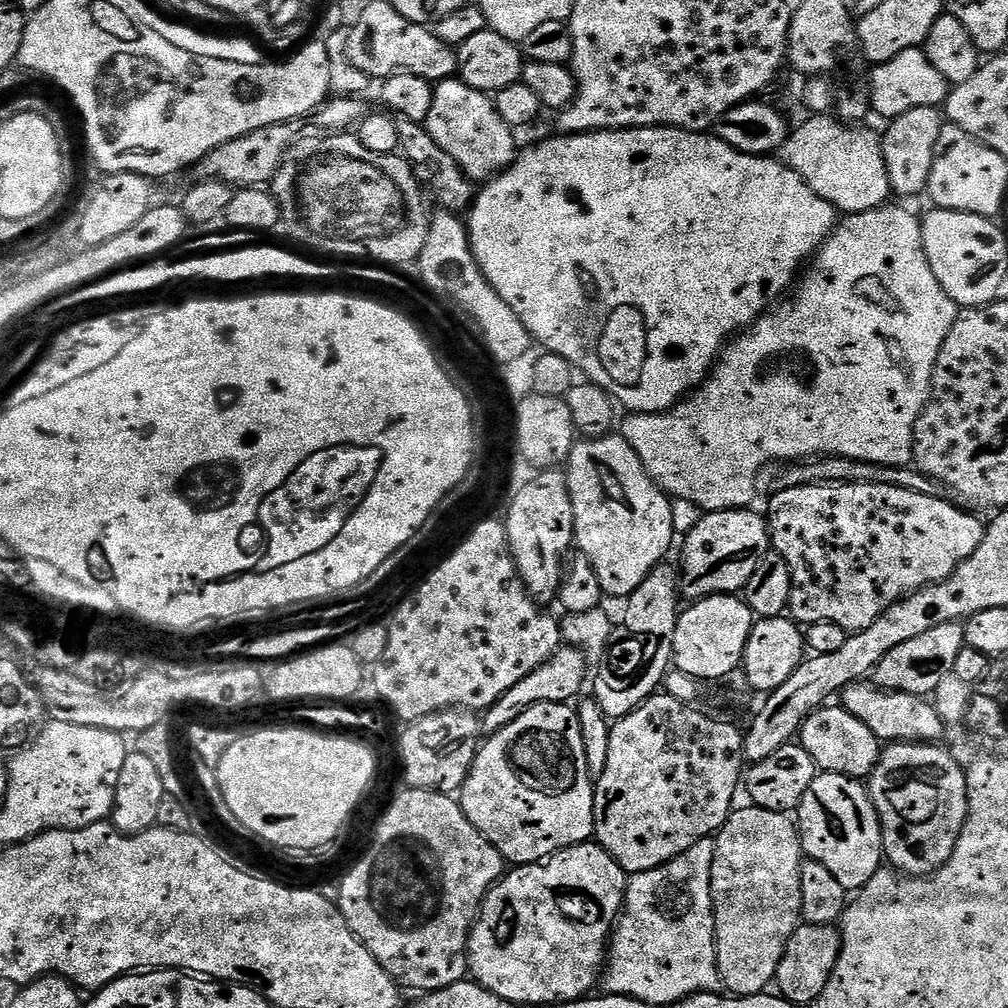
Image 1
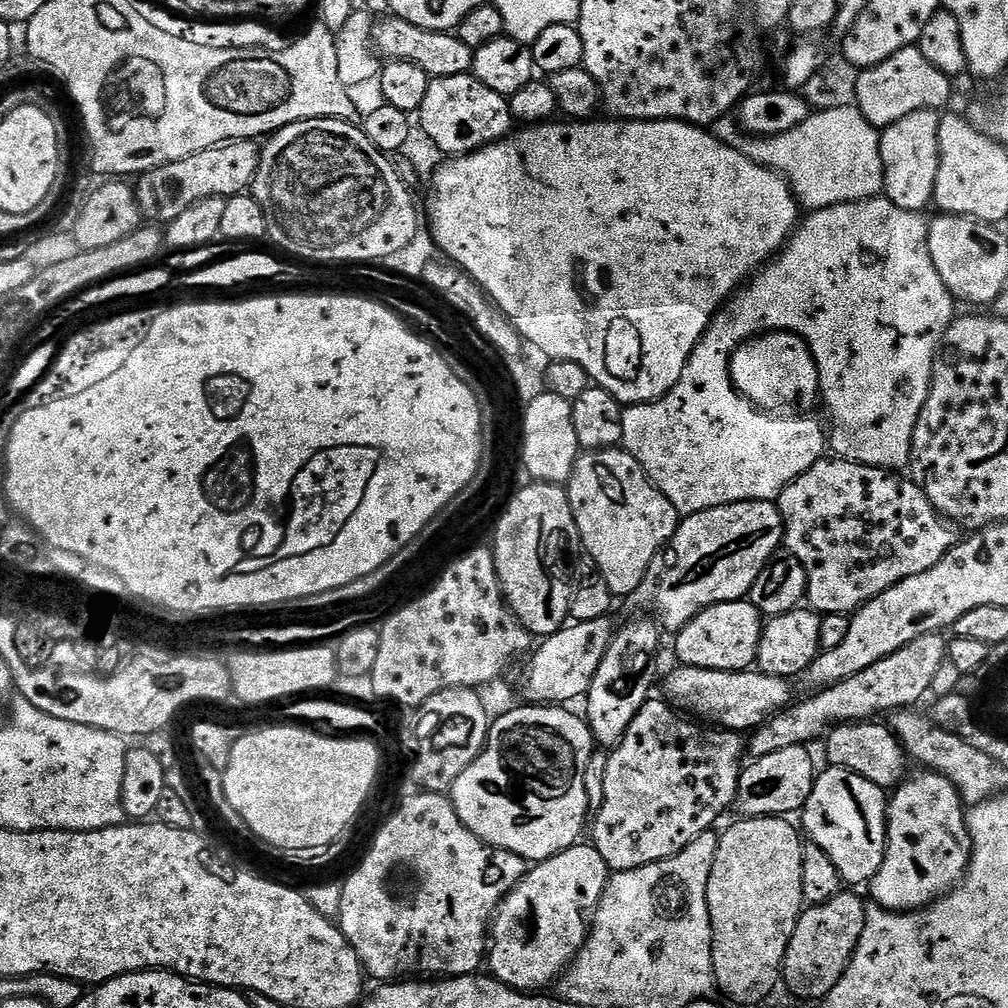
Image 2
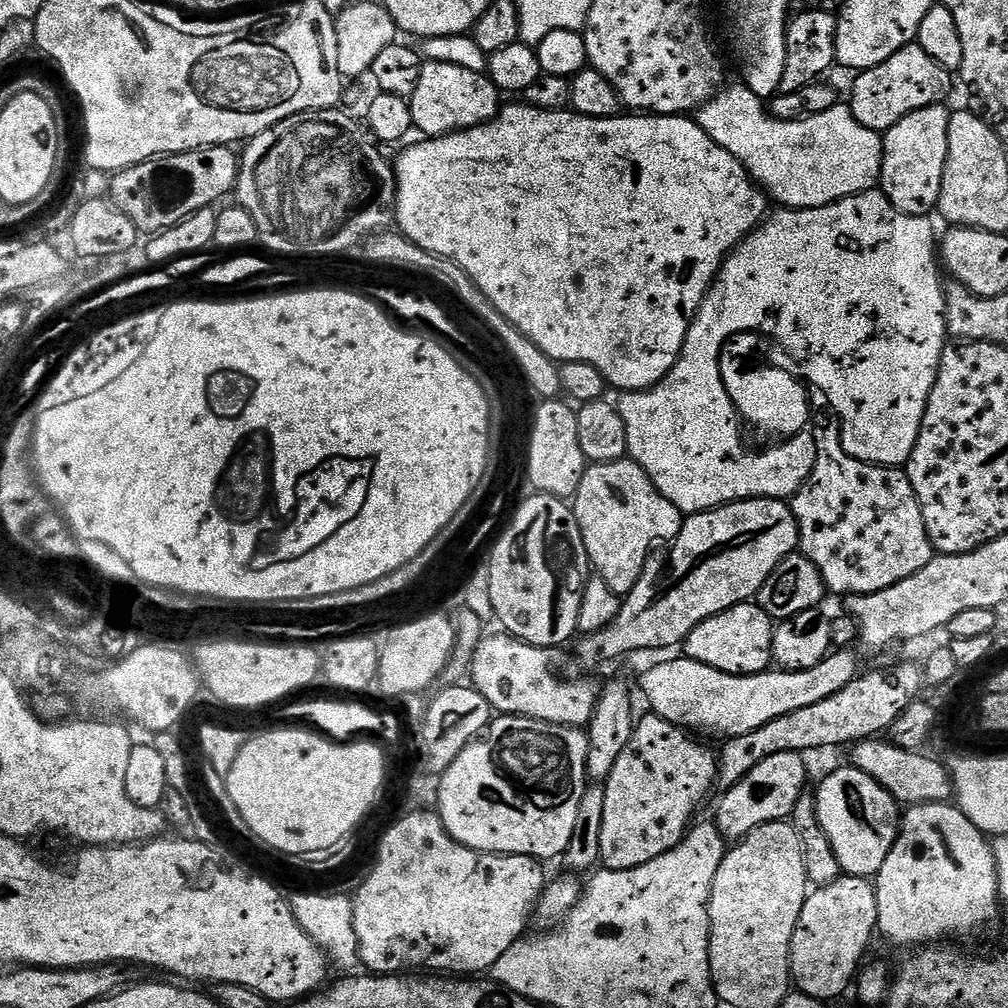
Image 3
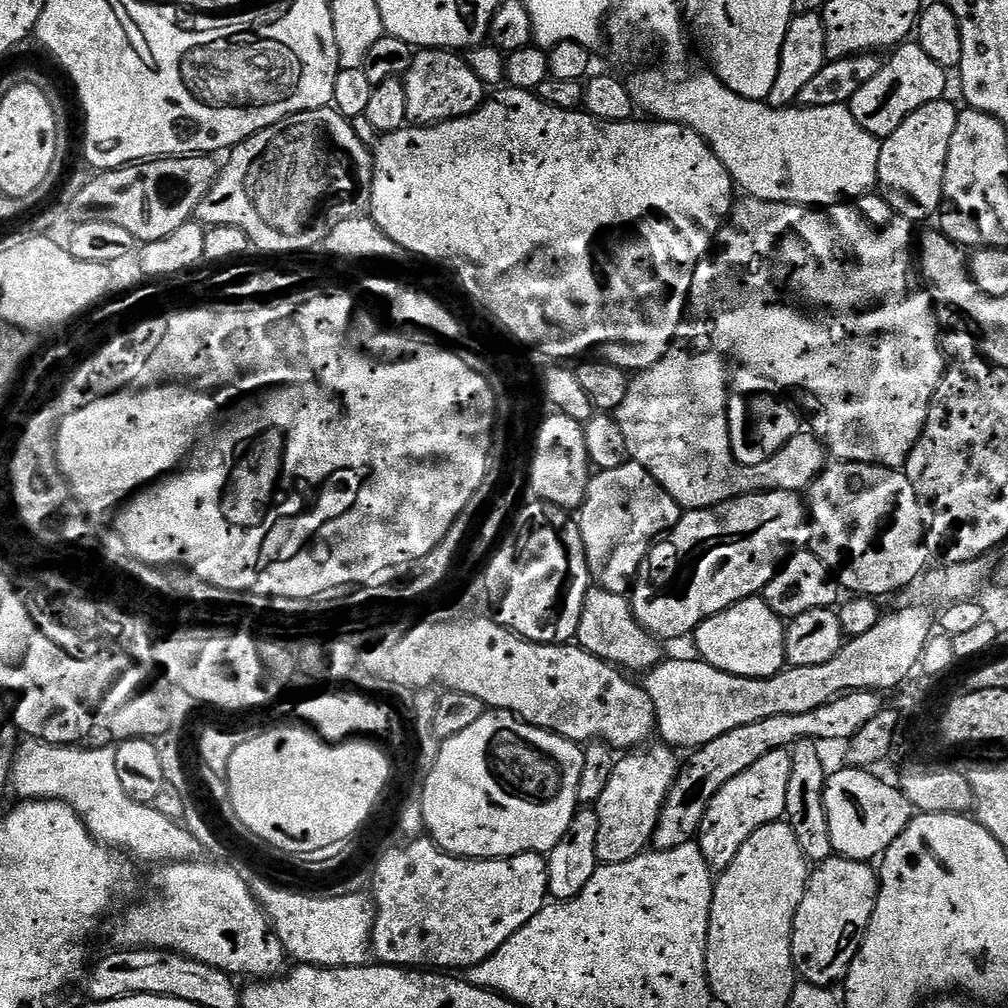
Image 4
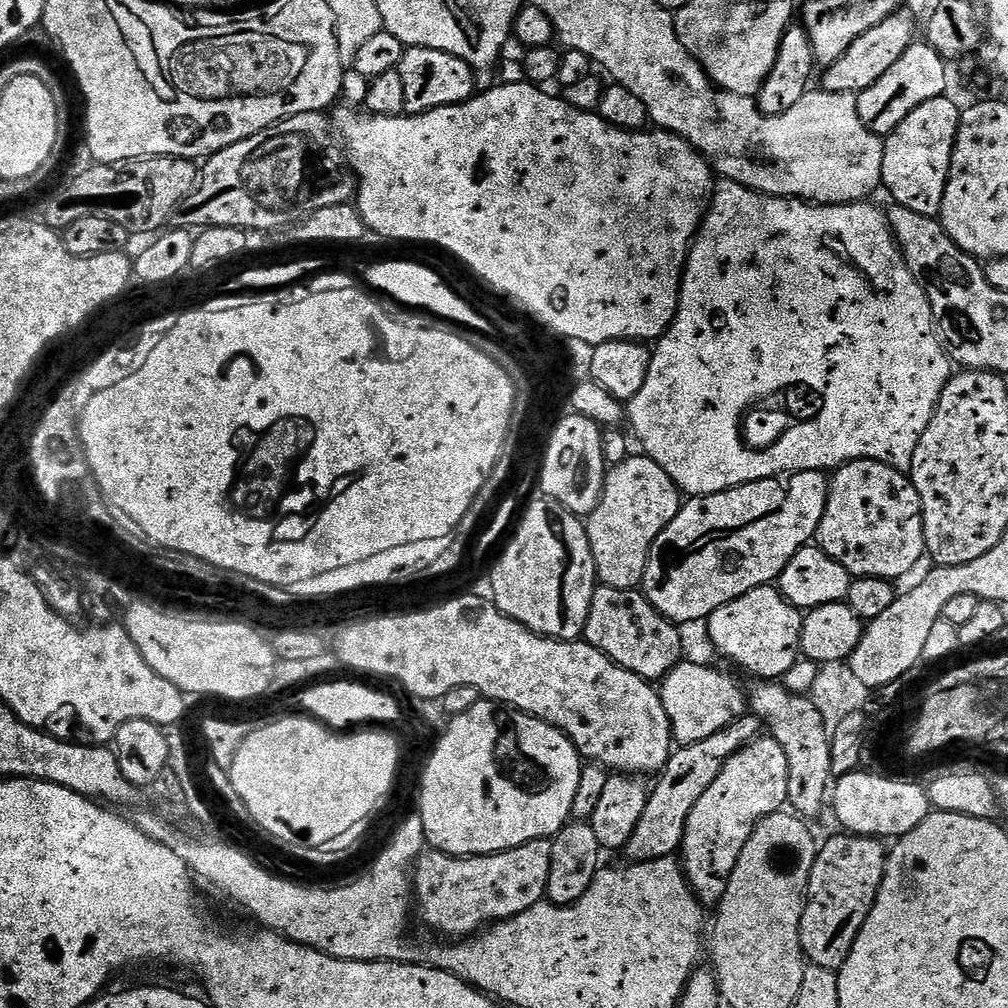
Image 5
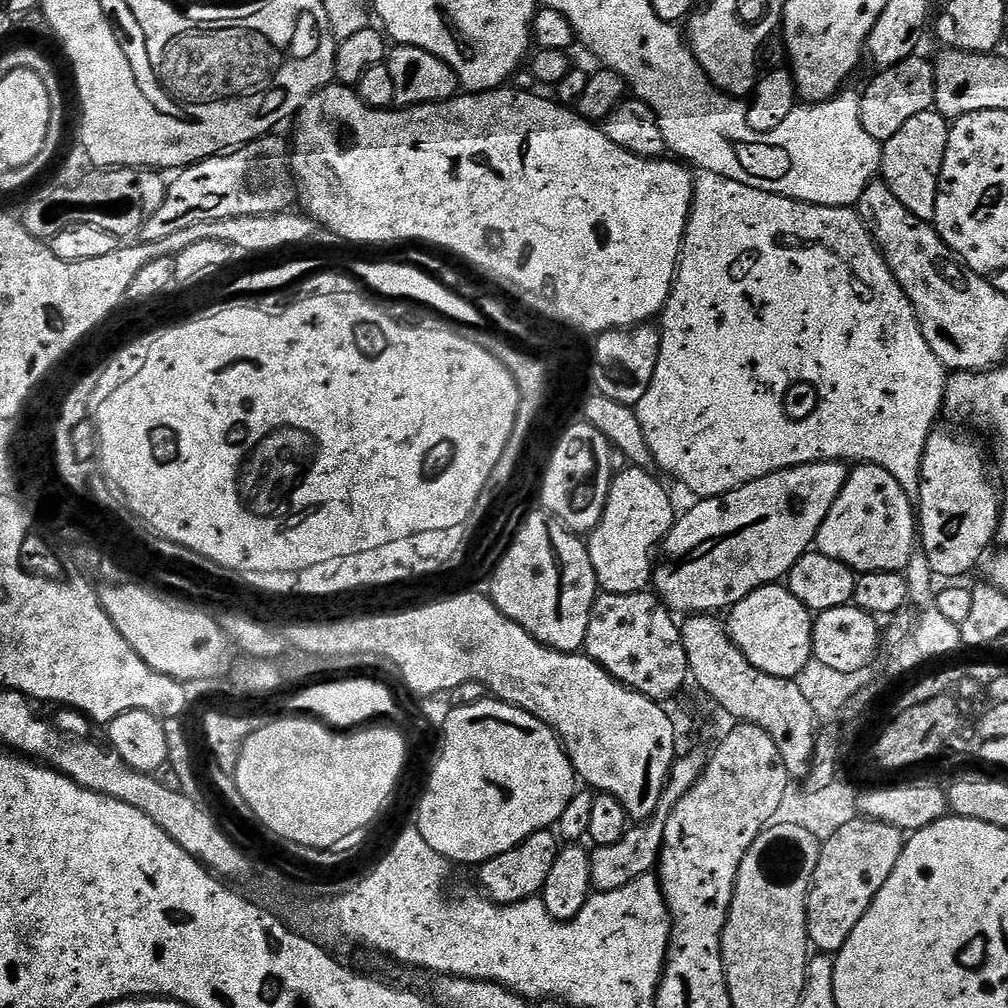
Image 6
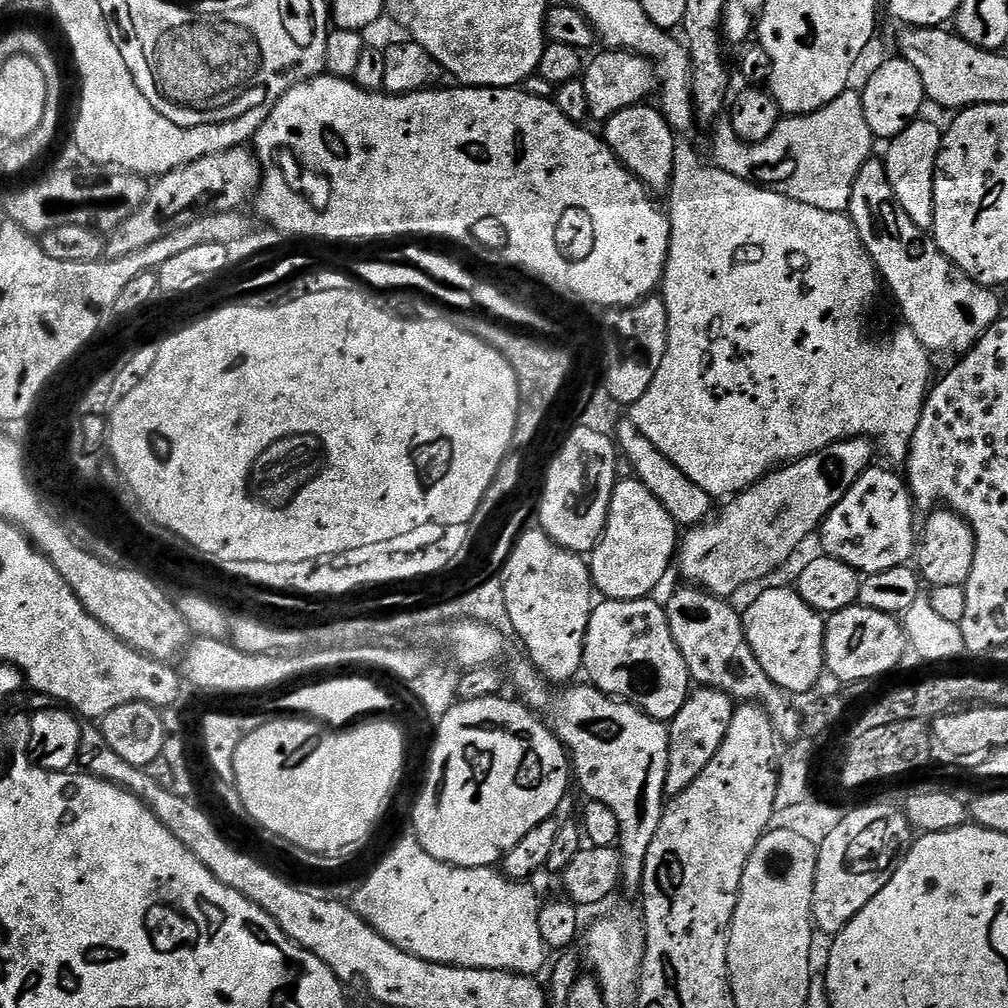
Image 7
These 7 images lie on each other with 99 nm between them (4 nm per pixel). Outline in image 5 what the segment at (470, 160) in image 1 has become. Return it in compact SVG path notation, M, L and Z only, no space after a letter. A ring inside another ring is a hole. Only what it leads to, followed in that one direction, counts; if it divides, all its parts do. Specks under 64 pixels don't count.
M405 47L398 70L402 74L404 111L409 116L466 102L478 88L477 73L473 68L462 58L446 54L442 50Z

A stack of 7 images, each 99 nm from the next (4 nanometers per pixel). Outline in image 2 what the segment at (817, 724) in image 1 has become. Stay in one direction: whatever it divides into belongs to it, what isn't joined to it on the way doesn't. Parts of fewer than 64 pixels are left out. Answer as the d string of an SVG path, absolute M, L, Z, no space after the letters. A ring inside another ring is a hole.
M853 722L838 724L826 736L828 762L831 767L845 768L885 790L895 789L909 775L909 757L895 732L884 722Z

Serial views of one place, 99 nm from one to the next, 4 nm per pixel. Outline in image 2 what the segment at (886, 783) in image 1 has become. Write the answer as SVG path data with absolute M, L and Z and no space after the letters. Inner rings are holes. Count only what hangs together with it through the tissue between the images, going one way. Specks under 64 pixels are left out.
M937 771L918 772L891 793L888 800L888 845L882 866L870 882L872 896L876 899L873 901L892 912L927 908L951 892L963 880L972 854L972 839L968 837L960 793Z

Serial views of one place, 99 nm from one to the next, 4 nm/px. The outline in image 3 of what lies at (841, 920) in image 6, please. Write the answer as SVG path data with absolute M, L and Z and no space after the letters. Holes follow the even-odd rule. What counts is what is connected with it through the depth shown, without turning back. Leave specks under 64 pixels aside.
M841 874L829 884L809 891L790 942L792 984L815 1000L831 1002L853 987L861 971L860 959L878 932L878 898L875 883L866 876Z

